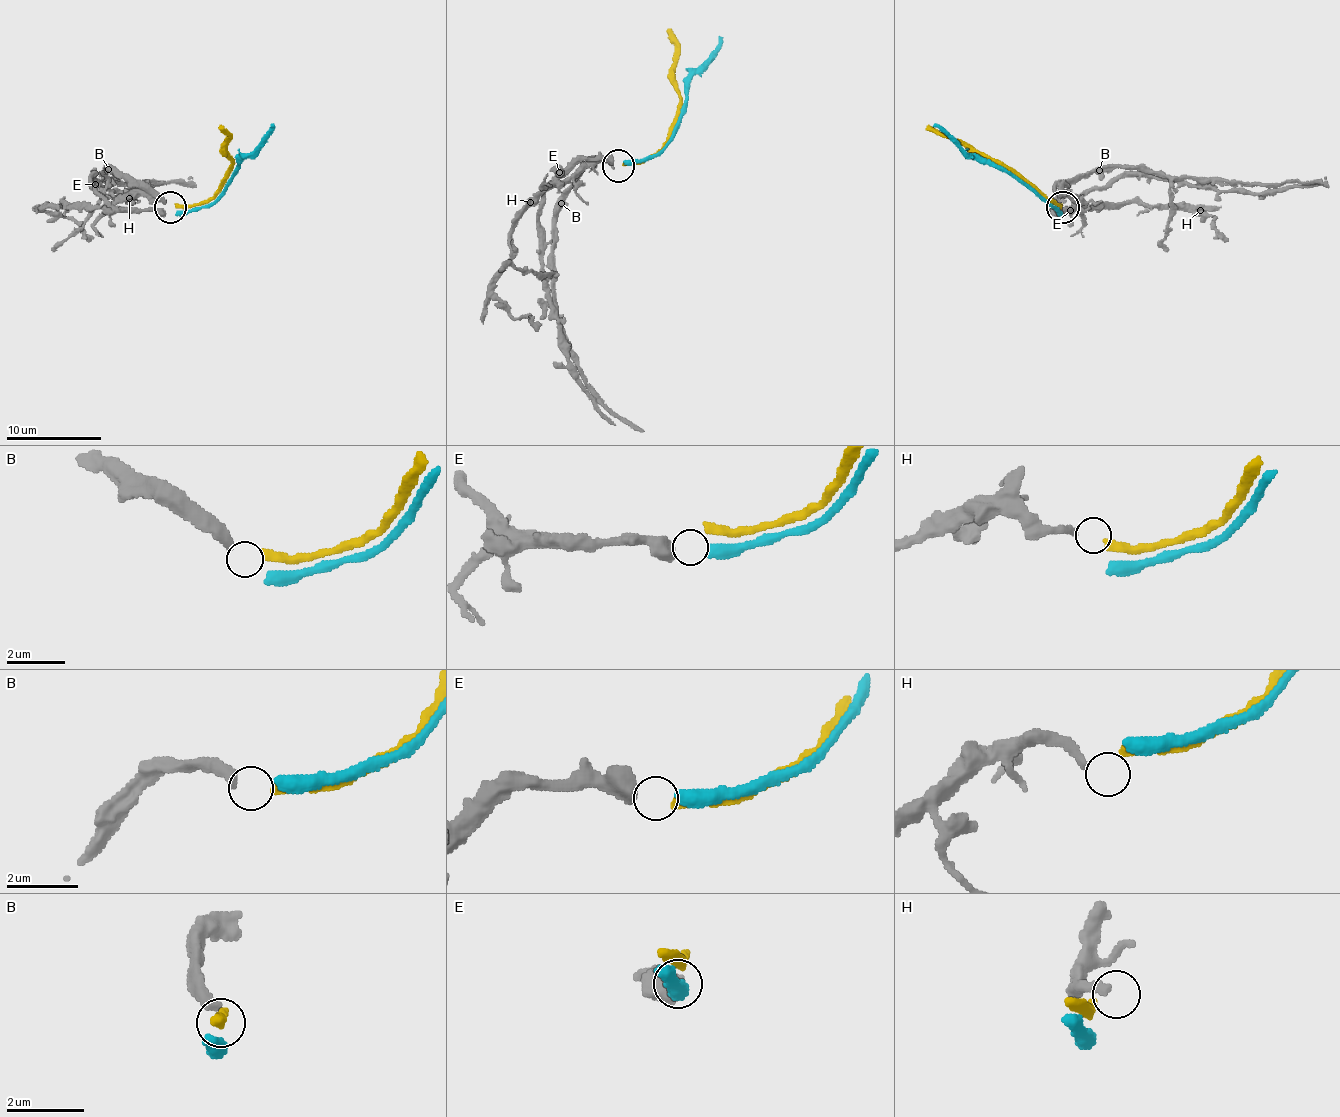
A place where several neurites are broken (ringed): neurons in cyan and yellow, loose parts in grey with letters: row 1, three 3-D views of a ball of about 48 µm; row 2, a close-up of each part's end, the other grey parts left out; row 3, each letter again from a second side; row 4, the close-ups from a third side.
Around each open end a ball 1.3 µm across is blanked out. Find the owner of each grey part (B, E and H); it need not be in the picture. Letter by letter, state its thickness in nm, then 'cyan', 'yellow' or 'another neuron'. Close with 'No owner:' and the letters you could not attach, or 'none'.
B: 360 nm thick; yellow
E: 600 nm thick; cyan
H: 240 nm thick; another neuron
No owner: H

